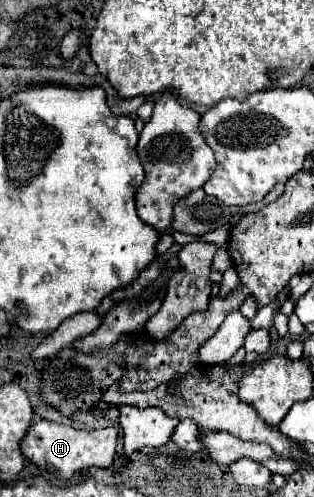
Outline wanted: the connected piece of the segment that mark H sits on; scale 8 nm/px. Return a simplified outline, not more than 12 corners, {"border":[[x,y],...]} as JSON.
{"border":[[47,421],[21,439],[29,461],[69,479],[109,467],[115,427],[85,431]]}

